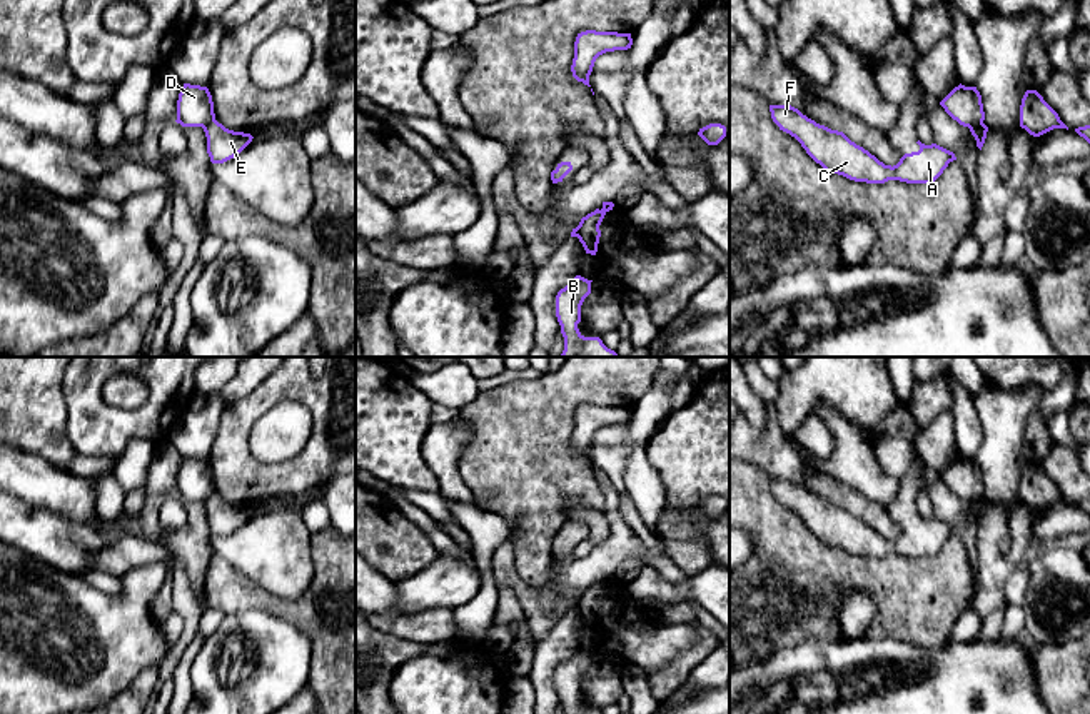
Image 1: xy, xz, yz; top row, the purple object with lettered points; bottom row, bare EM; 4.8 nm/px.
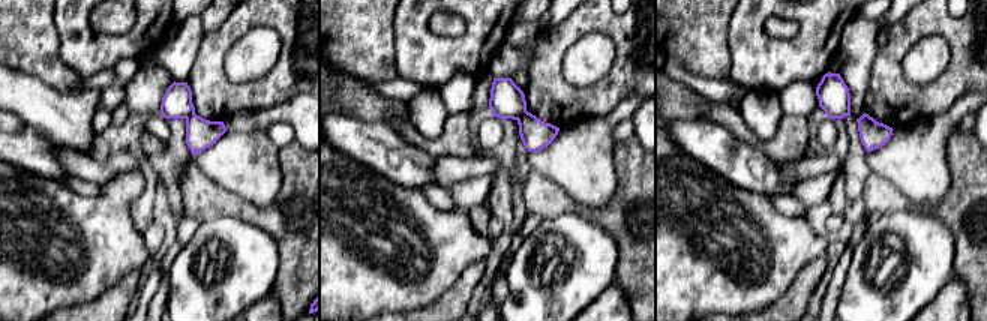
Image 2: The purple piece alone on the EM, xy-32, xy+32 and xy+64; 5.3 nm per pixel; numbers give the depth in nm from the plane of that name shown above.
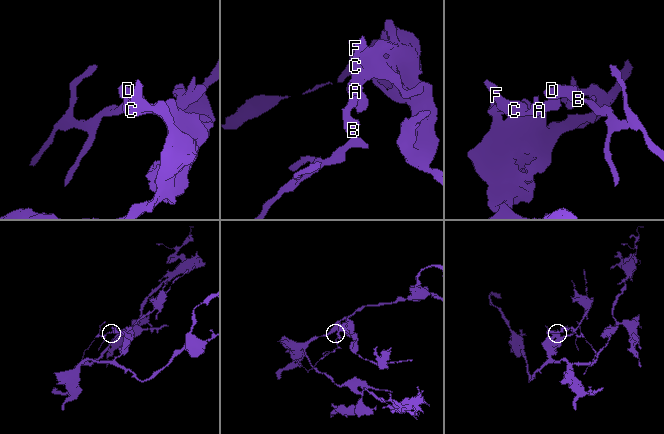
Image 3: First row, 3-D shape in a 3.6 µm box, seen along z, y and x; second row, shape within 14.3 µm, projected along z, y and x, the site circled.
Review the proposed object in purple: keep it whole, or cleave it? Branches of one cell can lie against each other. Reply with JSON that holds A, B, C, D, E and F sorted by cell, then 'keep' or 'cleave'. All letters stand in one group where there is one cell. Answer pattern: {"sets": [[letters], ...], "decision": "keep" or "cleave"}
{"sets": [["A", "C", "E", "F"], ["B", "D"]], "decision": "cleave"}

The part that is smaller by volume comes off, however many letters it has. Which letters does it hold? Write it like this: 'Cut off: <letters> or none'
Cut off: B, D

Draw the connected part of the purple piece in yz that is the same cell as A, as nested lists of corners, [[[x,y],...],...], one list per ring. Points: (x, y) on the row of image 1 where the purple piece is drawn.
[[[770,105],[771,118],[780,130],[795,137],[806,153],[826,172],[843,175],[855,182],[885,184],[900,180],[906,184],[935,182],[955,153],[920,140],[918,152],[905,153],[896,165],[885,165],[863,147],[851,142],[843,132],[831,130],[803,115],[791,105]]]

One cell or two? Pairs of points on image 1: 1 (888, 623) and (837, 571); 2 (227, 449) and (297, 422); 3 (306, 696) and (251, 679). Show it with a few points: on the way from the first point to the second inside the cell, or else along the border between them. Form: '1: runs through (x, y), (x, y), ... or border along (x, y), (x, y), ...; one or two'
1: runs through (888, 604), (860, 573), (855, 573); one
2: border along (271, 407), (249, 437), (249, 451), (264, 464); two
3: border along (304, 686), (296, 696); two

